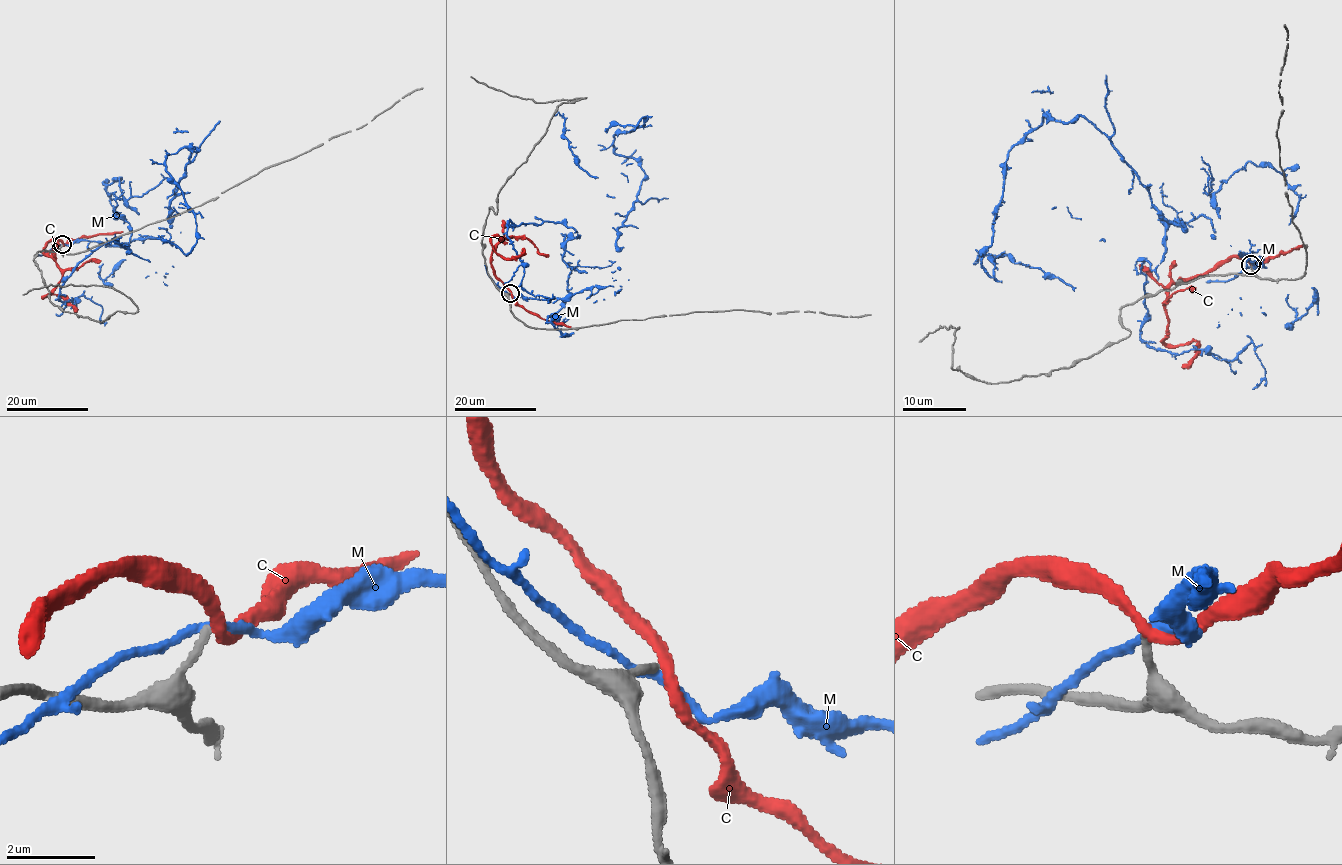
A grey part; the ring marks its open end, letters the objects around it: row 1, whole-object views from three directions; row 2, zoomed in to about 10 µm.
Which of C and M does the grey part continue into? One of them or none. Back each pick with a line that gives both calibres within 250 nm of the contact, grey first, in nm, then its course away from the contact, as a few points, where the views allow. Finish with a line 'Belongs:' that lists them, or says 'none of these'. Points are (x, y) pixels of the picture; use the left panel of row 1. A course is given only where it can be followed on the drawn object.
Belongs: none of these

